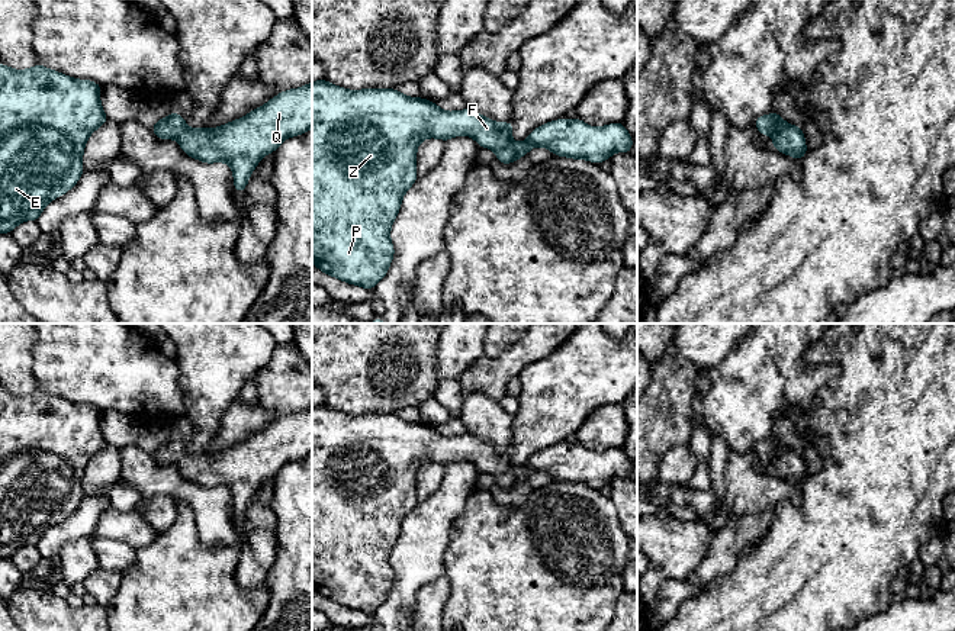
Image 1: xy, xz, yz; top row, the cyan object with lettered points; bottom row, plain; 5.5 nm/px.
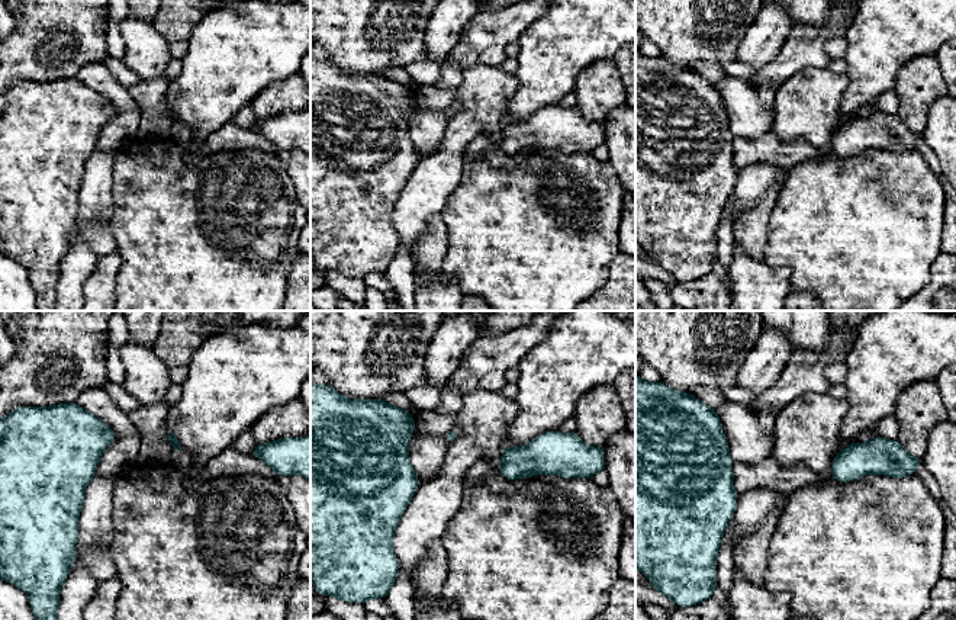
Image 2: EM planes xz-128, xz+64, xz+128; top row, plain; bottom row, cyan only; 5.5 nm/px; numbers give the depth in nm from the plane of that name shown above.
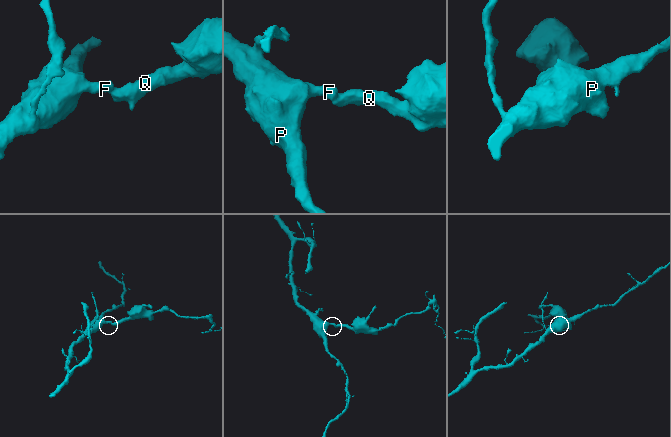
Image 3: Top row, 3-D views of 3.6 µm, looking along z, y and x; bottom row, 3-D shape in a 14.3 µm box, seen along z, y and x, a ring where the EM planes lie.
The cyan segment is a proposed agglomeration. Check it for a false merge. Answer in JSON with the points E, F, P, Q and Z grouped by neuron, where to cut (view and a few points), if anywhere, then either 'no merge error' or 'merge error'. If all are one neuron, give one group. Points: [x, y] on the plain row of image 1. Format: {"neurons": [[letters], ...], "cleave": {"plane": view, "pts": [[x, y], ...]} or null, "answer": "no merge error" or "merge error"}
{"neurons": [["E", "F", "P", "Q", "Z"]], "cleave": null, "answer": "no merge error"}

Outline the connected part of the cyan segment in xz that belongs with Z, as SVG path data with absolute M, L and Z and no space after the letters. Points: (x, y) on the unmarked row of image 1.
M325 403L312 406L312 587L315 592L331 602L367 615L388 599L395 580L390 551L399 538L403 519L418 503L417 473L427 463L446 467L454 461L469 460L479 471L493 474L501 489L511 489L525 482L534 471L544 471L553 480L588 484L595 489L610 484L614 477L627 479L633 473L631 460L620 447L594 453L578 442L562 442L533 454L525 467L512 466L512 453L511 445L501 450L469 434L446 437L437 428L422 422L408 422L396 413L347 415Z

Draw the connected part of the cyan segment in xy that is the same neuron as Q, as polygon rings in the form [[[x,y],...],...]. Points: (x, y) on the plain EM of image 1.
[[[312,406],[300,413],[284,415],[244,442],[219,453],[192,454],[183,441],[171,437],[155,447],[151,454],[160,464],[176,464],[183,477],[192,483],[206,489],[226,487],[232,493],[237,518],[242,518],[251,498],[264,480],[274,477],[284,464],[312,454]]]

